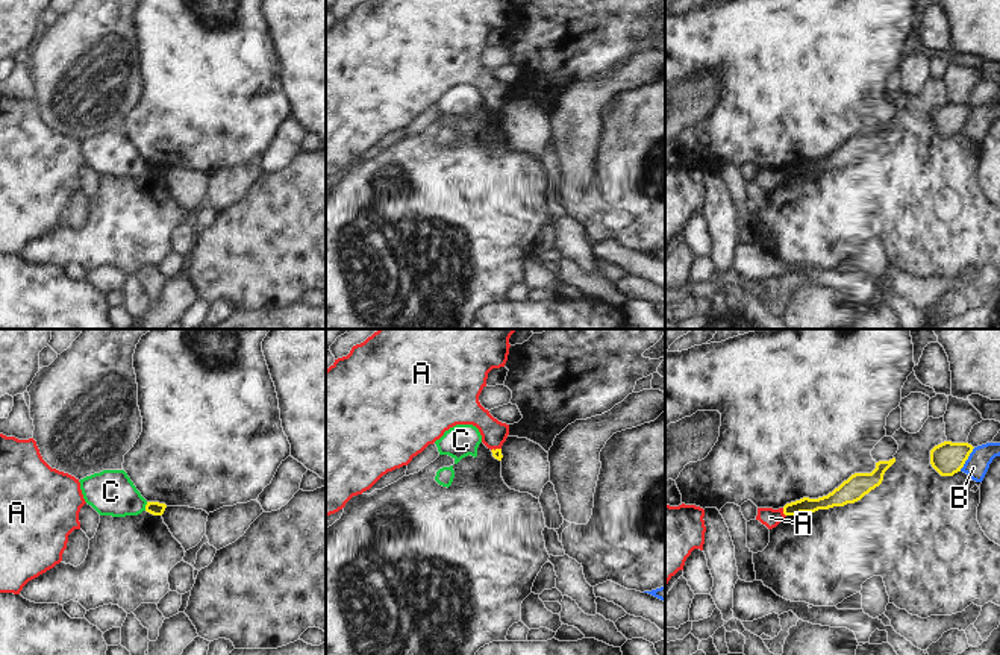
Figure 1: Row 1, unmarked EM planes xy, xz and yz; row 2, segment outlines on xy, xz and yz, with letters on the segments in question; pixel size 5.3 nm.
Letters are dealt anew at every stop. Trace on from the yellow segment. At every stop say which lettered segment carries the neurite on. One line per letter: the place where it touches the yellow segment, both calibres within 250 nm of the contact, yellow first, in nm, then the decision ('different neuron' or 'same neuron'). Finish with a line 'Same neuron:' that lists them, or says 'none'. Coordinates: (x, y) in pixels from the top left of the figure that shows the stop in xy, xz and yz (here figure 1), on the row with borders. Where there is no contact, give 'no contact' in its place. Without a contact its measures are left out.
A: yz (784, 513) | 80/100 nm | different neuron
B: yz (967, 458) | 180/120 nm | different neuron
C: xy (146, 507) | 70/240 nm | different neuron
Same neuron: none

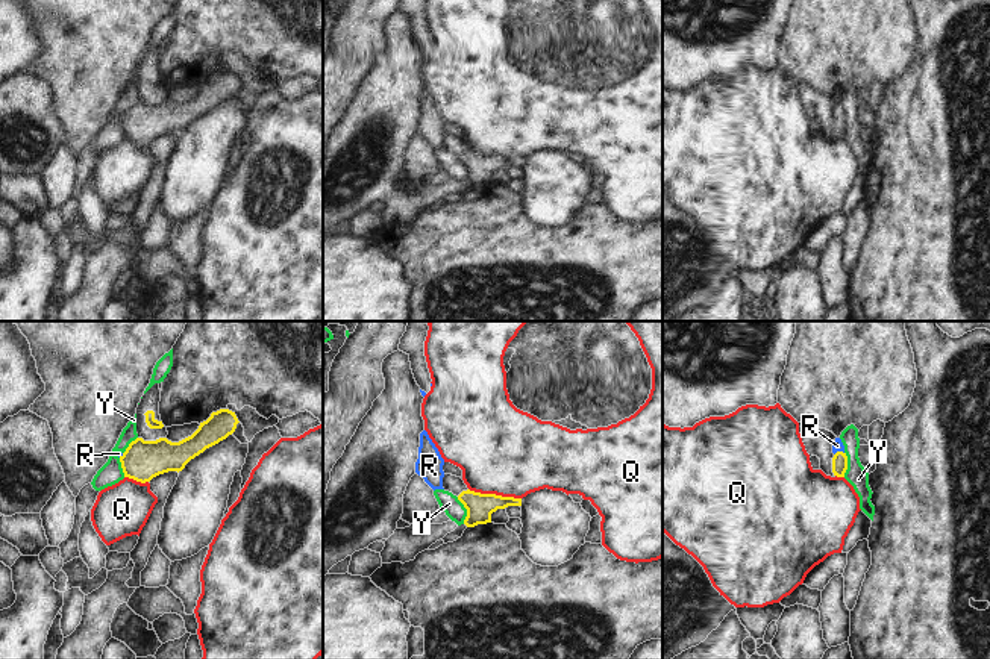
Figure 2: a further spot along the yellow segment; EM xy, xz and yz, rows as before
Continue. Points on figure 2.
Q: xz (494, 494) | 140/480 nm | different neuron
R: yz (839, 452) | 80/60 nm | same neuron
Y: xz (467, 511) | 140/100 nm | different neuron
Same neuron: R

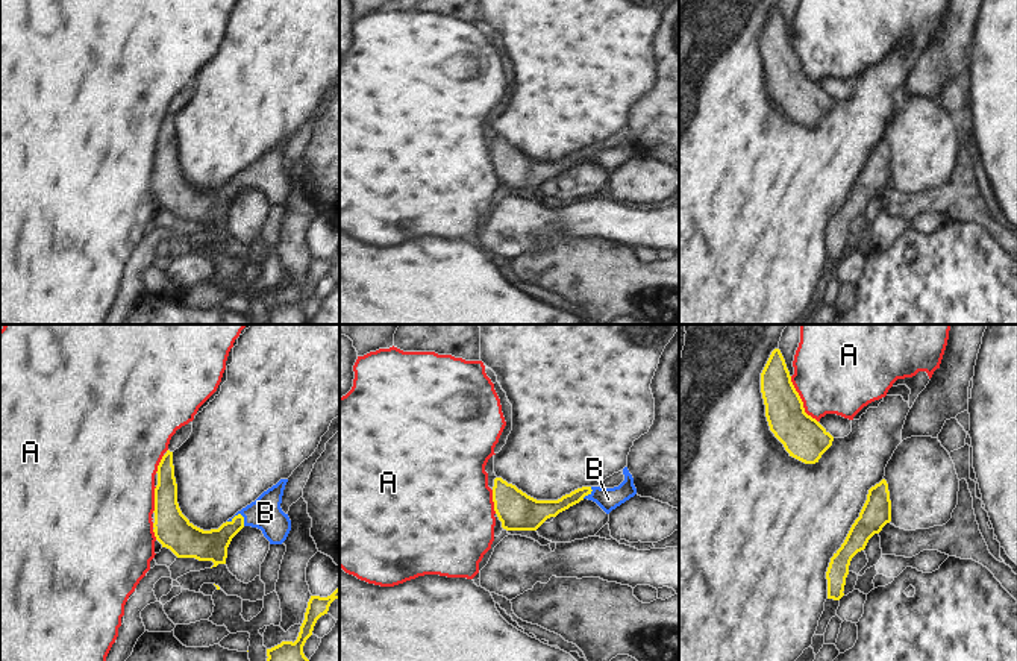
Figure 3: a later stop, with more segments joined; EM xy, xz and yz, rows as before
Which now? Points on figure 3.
A: yz (801, 400) | 220/460 nm | different neuron
B: xy (235, 516) | 160/170 nm | same neuron
Same neuron: B

